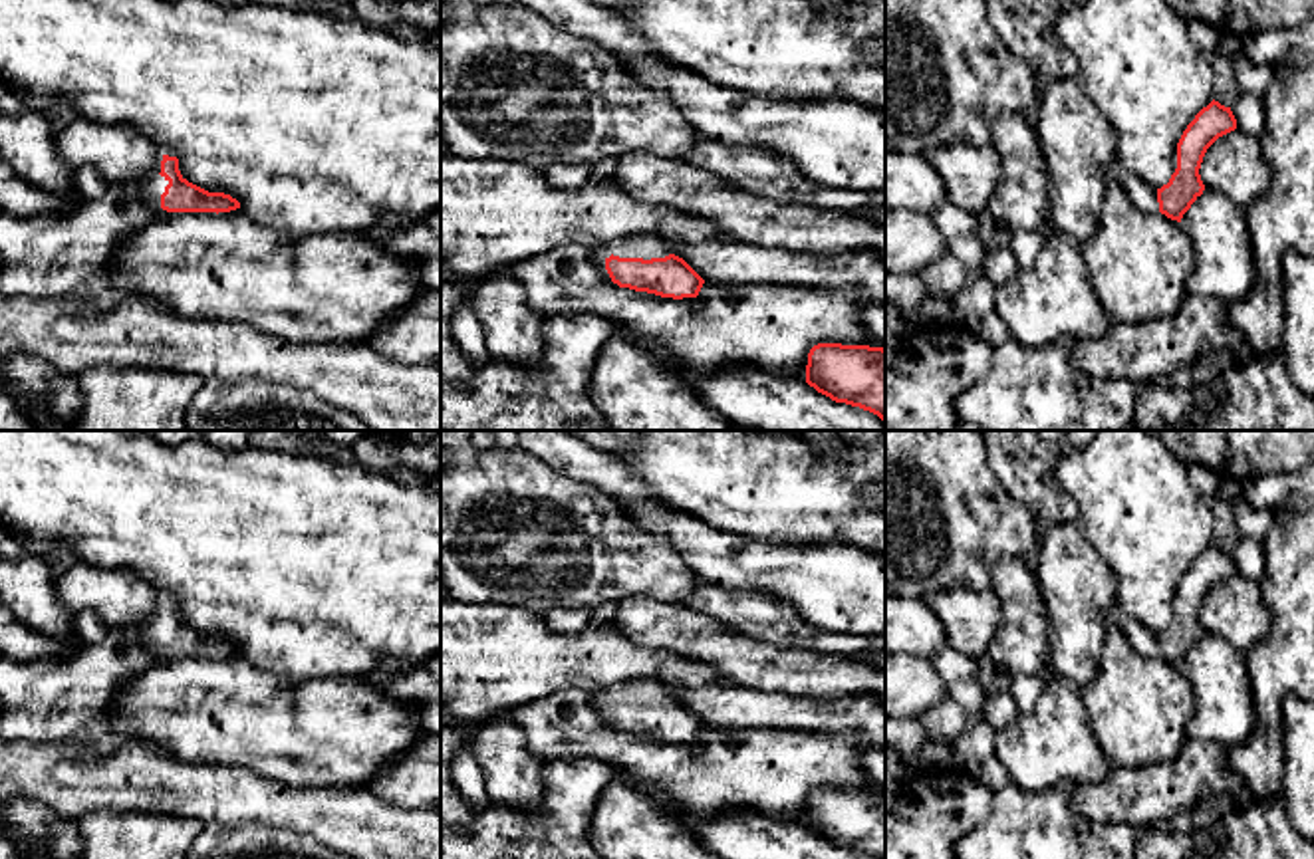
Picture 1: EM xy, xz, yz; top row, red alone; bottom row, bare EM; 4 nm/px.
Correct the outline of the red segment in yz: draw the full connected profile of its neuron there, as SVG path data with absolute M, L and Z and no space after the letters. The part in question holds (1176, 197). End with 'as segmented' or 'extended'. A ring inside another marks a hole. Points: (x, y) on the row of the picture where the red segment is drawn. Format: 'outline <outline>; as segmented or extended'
outline M1213 99L1183 131L1177 143L1177 169L1167 184L1155 190L1119 161L1110 163L1106 179L1119 184L1139 210L1161 212L1181 222L1183 214L1205 190L1199 169L1207 149L1235 129L1237 119L1231 107Z; extended

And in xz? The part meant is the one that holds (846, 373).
outline M818 343L808 353L806 383L836 403L885 421L885 349Z; as segmented

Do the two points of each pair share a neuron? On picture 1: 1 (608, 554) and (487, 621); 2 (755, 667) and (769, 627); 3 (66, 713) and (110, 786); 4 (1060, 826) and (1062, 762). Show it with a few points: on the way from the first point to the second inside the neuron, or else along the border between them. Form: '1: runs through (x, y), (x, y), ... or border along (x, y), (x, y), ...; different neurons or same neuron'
1: border along (469, 604), (517, 604), (540, 615); different neurons
2: border along (721, 623), (777, 645), (804, 645), (810, 649); different neurons
3: border along (126, 740), (112, 750), (36, 744); different neurons
4: border along (1074, 784), (1064, 780), (1039, 792), (1017, 788); different neurons

